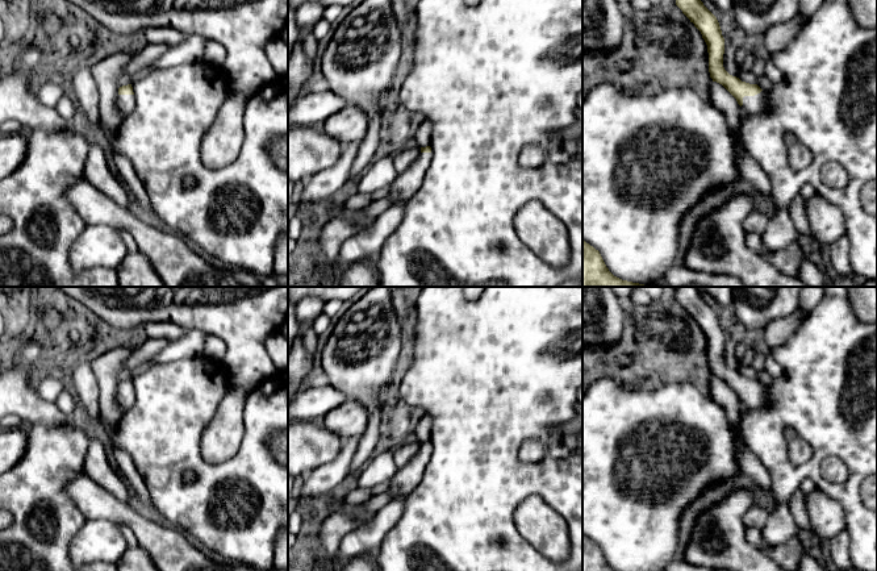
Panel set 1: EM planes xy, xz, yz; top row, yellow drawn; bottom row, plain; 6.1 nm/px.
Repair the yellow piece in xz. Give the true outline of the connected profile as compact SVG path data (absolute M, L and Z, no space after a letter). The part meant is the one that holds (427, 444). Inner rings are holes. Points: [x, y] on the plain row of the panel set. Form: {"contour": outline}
{"contour": "M421 442L421 447L413 459L402 468L398 468L396 475L391 479L391 485L388 488L388 491L393 493L392 500L406 499L408 495L419 484L431 458L431 453L431 442Z"}

